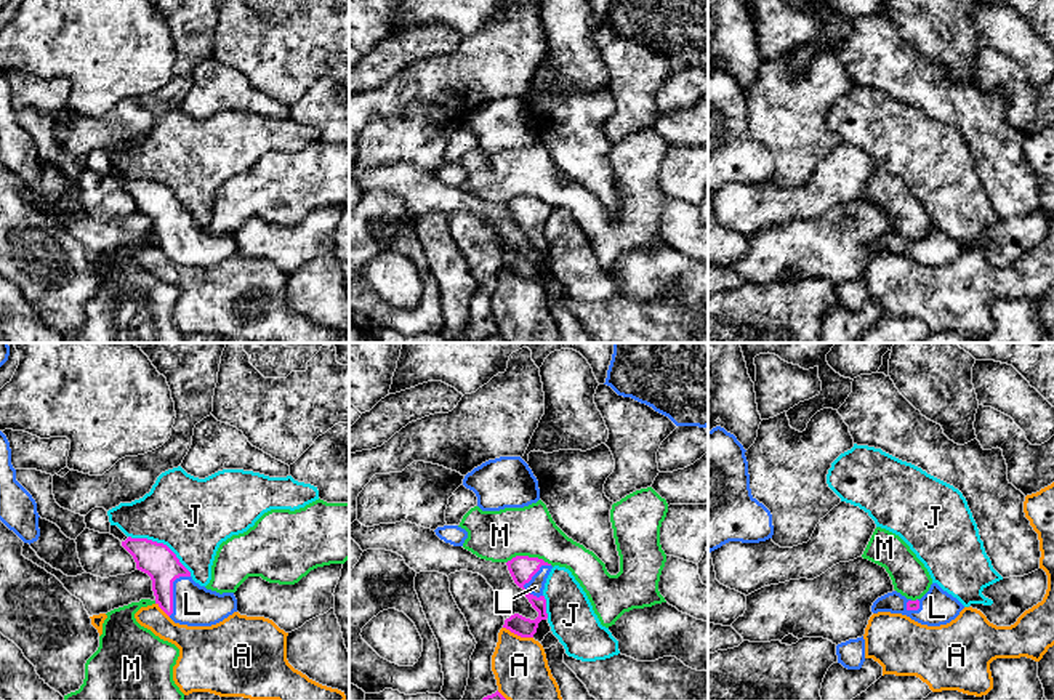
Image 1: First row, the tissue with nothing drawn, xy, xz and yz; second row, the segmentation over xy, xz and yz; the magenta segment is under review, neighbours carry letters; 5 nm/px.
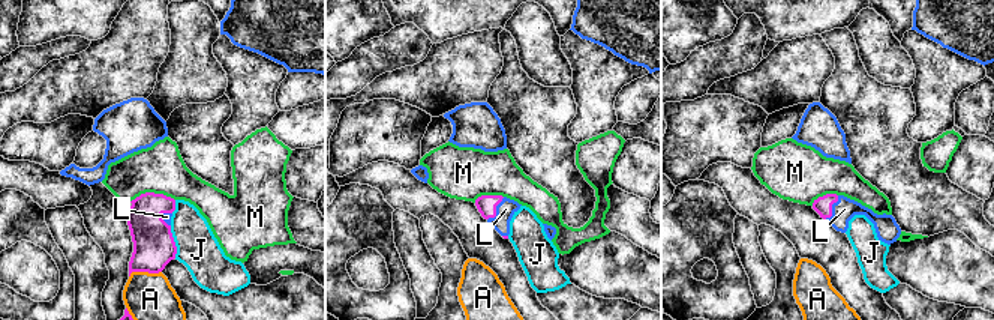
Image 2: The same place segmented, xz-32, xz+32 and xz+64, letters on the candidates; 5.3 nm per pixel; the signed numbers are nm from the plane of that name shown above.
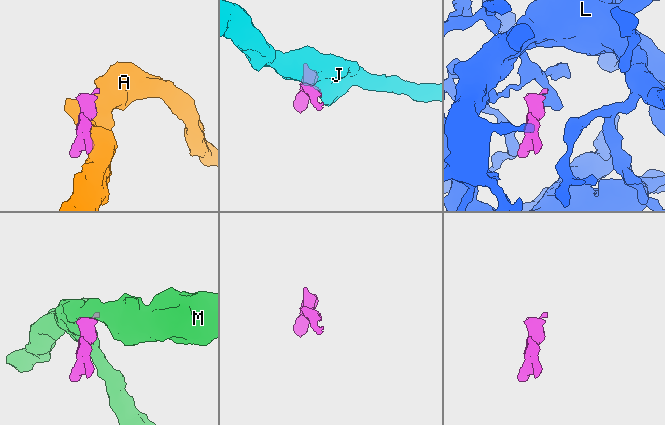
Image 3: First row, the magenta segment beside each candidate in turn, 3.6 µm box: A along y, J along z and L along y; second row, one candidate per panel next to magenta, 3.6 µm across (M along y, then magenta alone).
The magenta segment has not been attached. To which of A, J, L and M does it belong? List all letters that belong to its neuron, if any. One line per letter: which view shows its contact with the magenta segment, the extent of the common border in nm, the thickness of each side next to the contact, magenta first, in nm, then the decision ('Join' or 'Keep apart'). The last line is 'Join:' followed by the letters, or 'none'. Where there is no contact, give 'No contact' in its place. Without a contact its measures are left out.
A: Touches magenta in xz. Shared border 160 nm. Thickness 100 nm (magenta) against 280 nm. Keep apart
J: Touches magenta in xy. Shared border 380 nm. Thickness 170 nm (magenta) against 380 nm. Keep apart
L: Touches magenta in xy. Shared border 240 nm. Thickness 170 nm (magenta) against 200 nm. Join
M: Touches magenta in xz. Shared border 240 nm. Thickness 130 nm (magenta) against 260 nm. Keep apart
Join: L

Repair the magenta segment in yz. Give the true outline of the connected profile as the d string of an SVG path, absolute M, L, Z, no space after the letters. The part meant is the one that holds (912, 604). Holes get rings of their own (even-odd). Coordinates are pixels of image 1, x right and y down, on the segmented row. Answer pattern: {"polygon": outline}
{"polygon": "M932 583L921 599L911 601L892 591L878 597L871 605L873 614L902 614L927 626L947 625L955 620L963 609L964 605L937 583Z"}

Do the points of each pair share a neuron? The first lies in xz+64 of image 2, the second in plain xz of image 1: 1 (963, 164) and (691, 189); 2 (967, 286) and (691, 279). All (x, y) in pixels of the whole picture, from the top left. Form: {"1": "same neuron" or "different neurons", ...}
{"1": "same neuron", "2": "same neuron"}

